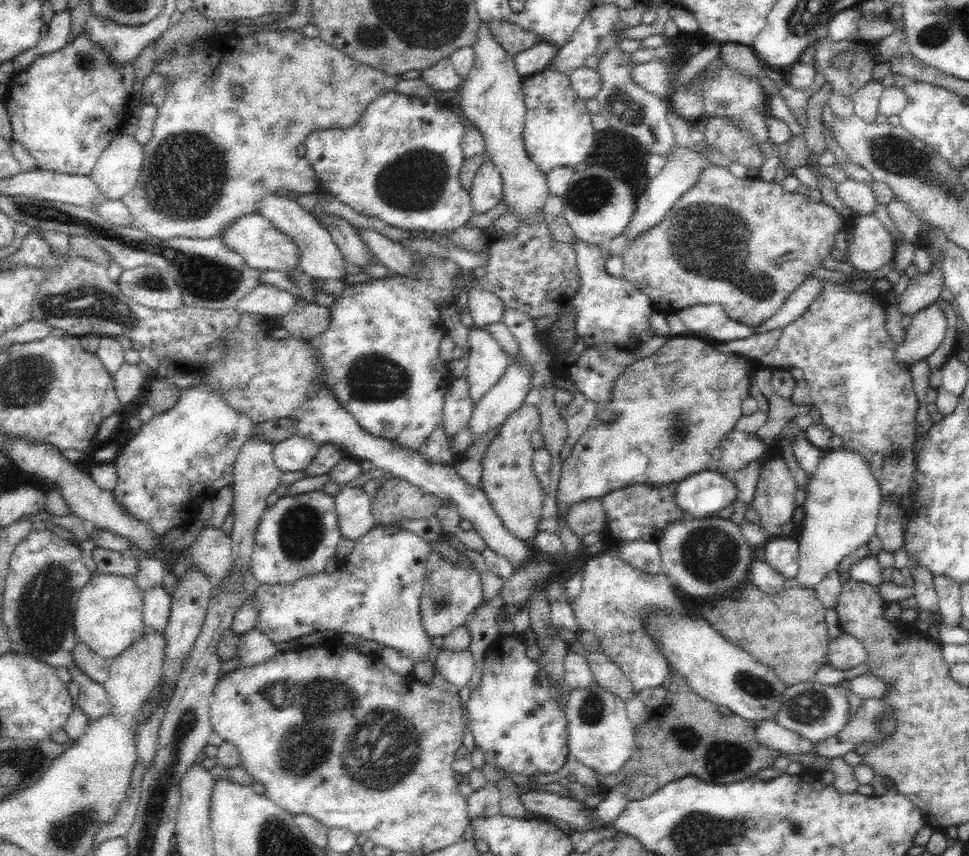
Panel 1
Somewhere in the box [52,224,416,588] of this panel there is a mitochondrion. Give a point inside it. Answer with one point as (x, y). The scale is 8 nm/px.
(206, 279)

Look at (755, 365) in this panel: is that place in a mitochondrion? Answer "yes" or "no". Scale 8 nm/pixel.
no

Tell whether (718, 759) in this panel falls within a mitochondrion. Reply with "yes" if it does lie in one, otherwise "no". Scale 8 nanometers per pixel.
yes

